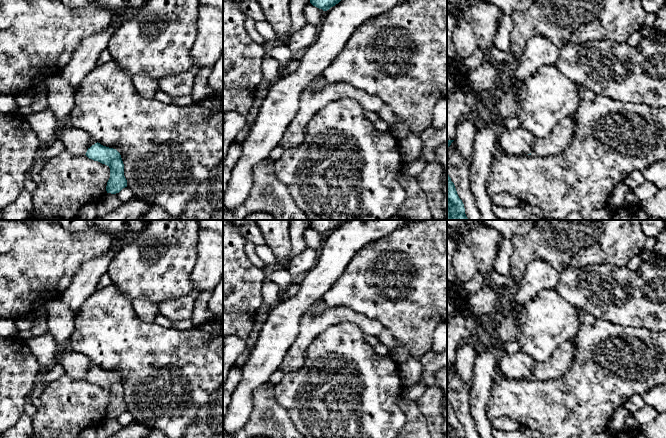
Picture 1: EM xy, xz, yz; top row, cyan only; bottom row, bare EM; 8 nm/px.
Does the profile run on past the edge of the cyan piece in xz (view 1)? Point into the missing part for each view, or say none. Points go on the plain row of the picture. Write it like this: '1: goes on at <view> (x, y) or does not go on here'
1: does not go on here

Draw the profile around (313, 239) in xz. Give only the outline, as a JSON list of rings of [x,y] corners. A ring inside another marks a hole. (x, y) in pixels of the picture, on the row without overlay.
[[[308,227],[305,231],[304,231],[304,240],[307,244],[308,247],[319,251],[323,241],[325,239],[326,235],[323,235],[322,233],[319,233],[315,230],[313,230],[311,227]]]

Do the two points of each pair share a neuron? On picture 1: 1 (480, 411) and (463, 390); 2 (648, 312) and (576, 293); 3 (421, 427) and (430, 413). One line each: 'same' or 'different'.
1: different
2: same
3: different

